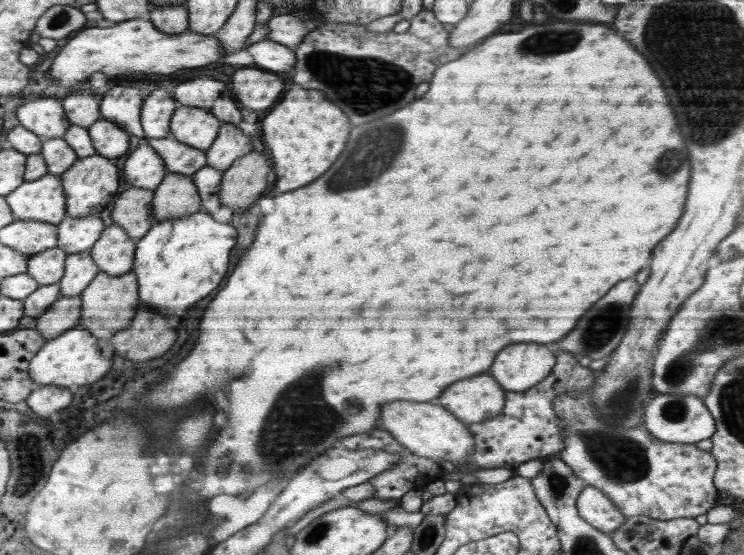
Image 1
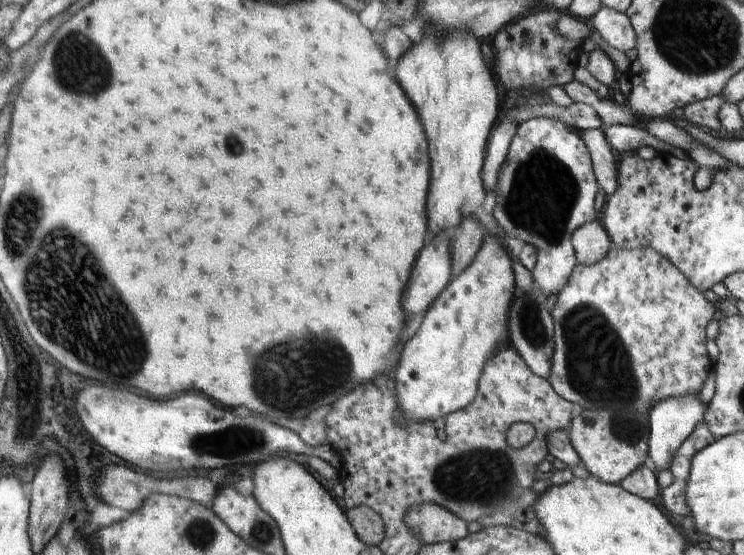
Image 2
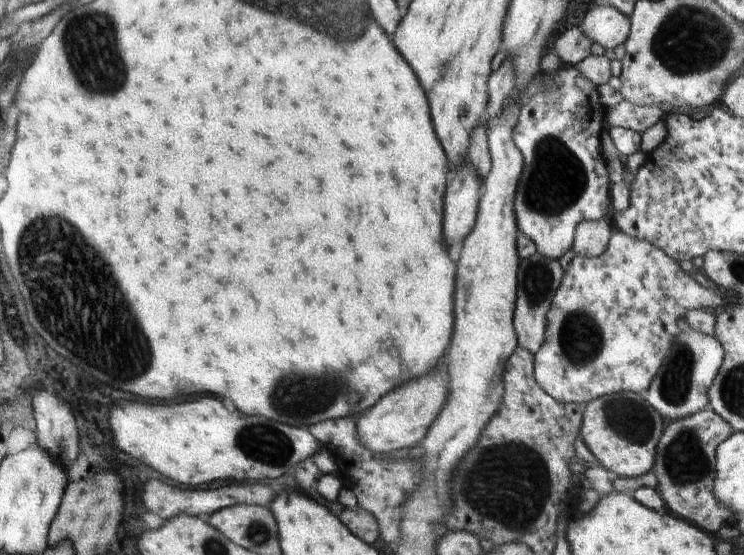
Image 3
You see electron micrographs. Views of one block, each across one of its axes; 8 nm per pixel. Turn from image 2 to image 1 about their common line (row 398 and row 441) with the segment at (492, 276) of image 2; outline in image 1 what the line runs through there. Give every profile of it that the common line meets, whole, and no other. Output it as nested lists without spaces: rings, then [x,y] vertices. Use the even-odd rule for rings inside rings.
[[[396,400],[394,404],[382,404],[379,420],[380,428],[387,430],[404,448],[420,458],[438,460],[438,464],[442,460],[452,462],[455,466],[464,464],[474,449],[474,437],[470,435],[467,423],[430,402]]]

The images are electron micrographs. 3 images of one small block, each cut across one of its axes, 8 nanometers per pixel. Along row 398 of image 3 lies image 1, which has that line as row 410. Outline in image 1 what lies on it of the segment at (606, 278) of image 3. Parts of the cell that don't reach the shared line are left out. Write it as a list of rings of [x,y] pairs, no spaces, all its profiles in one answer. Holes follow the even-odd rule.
[[[594,384],[586,393],[558,395],[552,401],[554,414],[563,420],[561,459],[579,479],[602,490],[624,518],[696,518],[716,506],[718,490],[713,478],[717,464],[710,452],[699,450],[694,443],[662,441],[650,435],[644,425],[607,428],[592,405],[592,390]]]

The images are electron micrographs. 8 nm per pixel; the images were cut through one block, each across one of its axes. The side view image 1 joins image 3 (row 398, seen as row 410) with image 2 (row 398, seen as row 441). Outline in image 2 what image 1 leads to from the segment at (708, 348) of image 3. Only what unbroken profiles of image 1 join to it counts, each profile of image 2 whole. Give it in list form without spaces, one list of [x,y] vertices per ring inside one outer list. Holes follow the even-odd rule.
[[[698,393],[681,395],[676,398],[666,398],[658,402],[649,411],[649,454],[650,465],[658,474],[662,470],[669,469],[673,455],[680,449],[682,442],[692,434],[696,426],[703,422],[707,405],[701,402]]]

